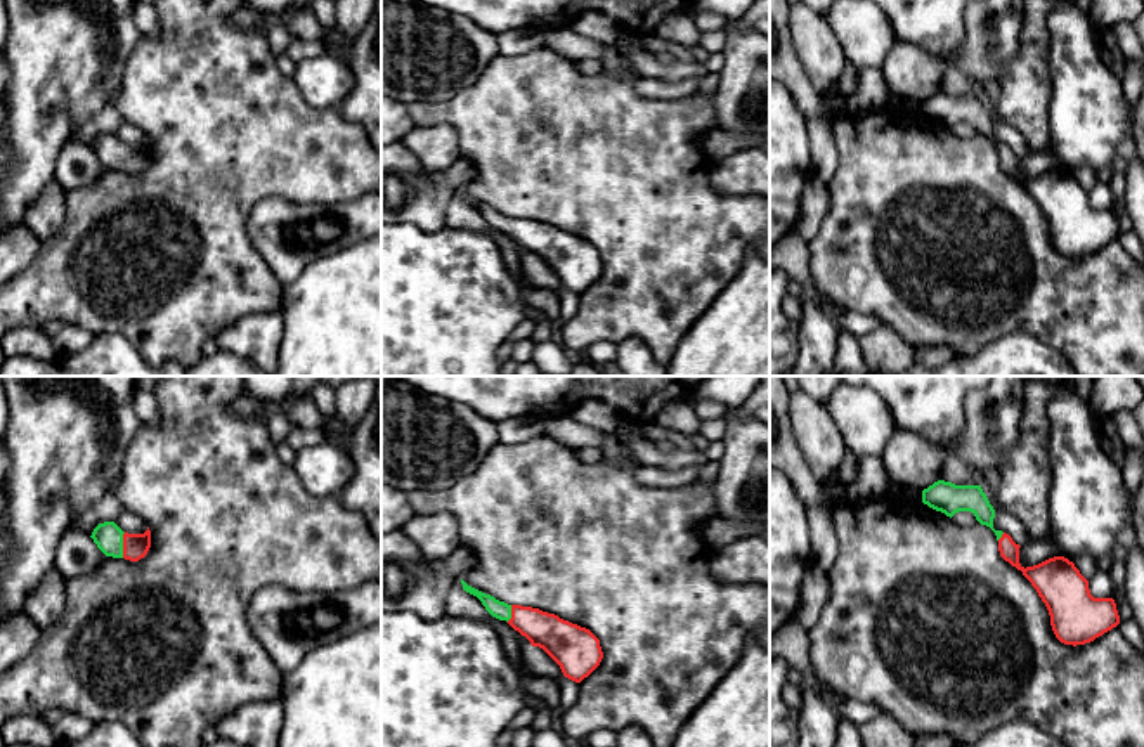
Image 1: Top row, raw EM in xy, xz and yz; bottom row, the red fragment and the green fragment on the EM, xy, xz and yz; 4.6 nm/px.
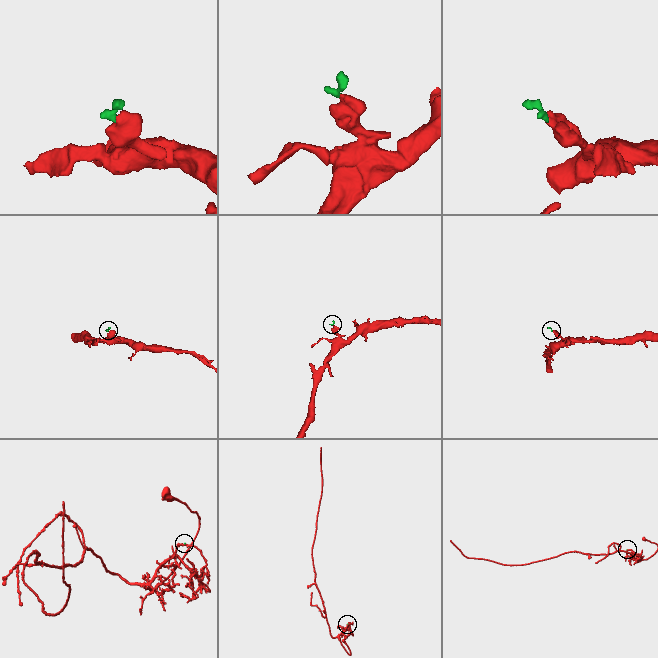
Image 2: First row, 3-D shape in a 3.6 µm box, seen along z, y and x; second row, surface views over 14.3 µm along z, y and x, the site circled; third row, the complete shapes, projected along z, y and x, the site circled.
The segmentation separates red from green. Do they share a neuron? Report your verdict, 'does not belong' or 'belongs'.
belongs

